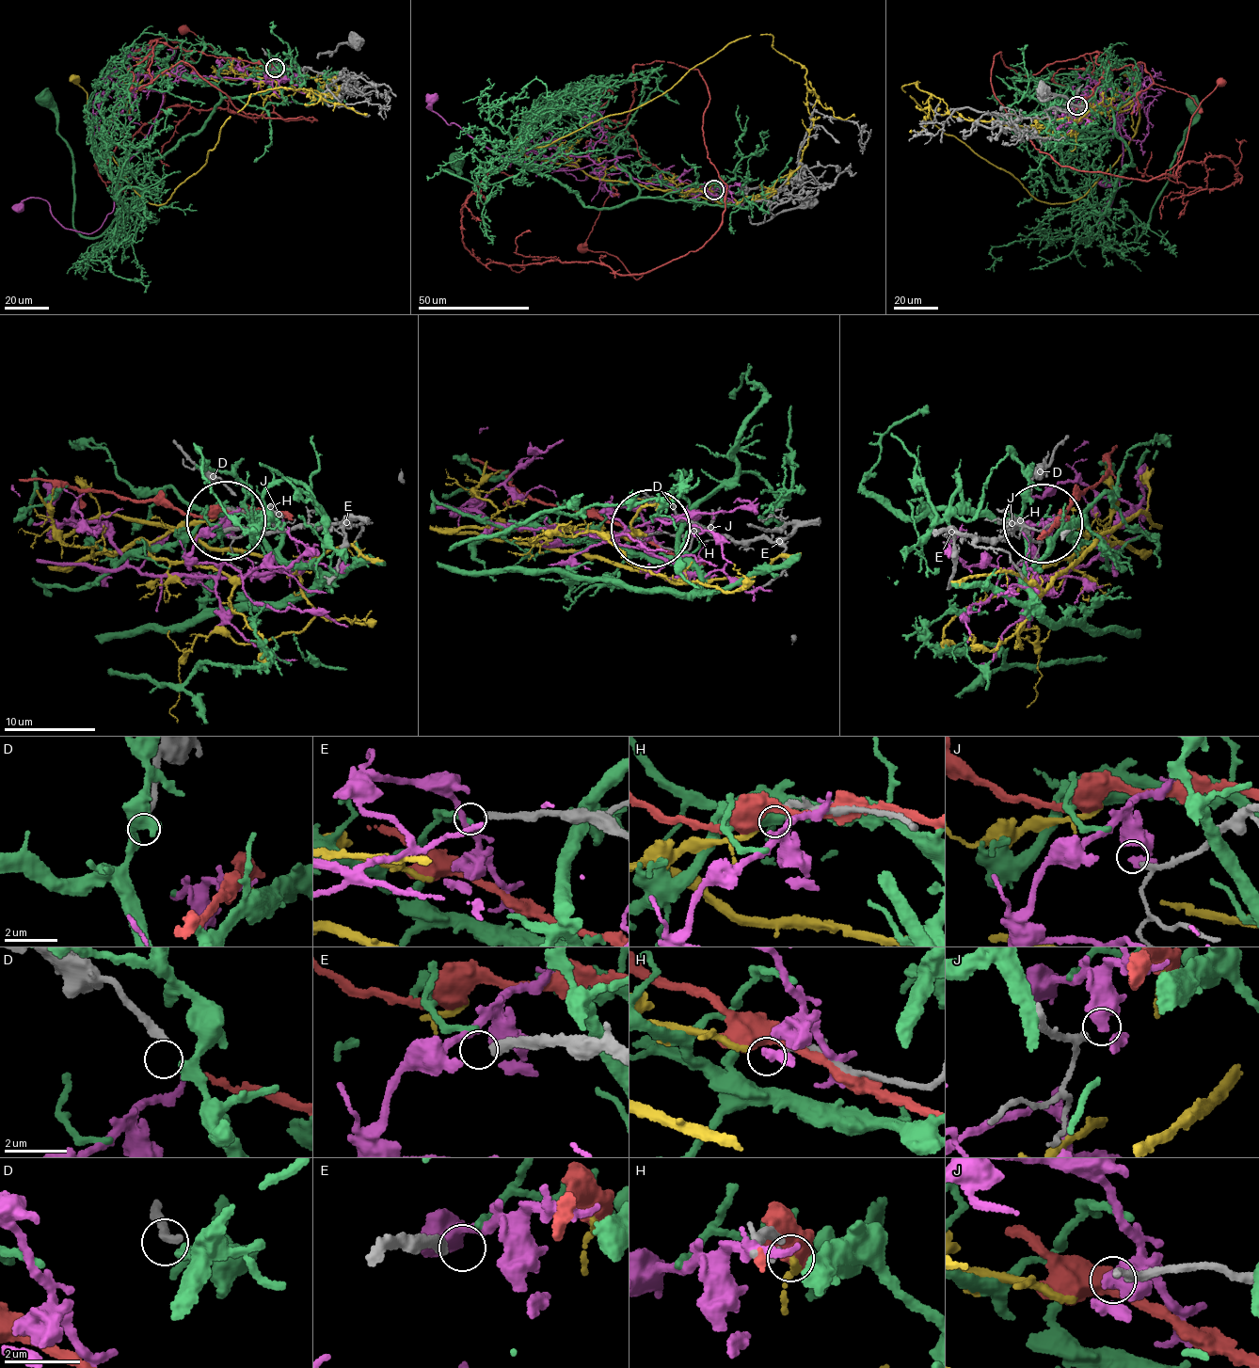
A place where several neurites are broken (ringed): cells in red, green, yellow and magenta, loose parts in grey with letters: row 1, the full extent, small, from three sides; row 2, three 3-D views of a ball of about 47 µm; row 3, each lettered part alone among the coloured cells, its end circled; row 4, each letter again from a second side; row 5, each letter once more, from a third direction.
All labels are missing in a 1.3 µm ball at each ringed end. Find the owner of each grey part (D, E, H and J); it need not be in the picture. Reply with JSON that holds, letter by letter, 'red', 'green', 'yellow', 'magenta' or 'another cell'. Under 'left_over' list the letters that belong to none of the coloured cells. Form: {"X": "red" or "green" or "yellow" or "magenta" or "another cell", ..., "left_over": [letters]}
{"D": "green", "E": "another cell", "H": "yellow", "J": "another cell", "left_over": ["E", "J"]}

